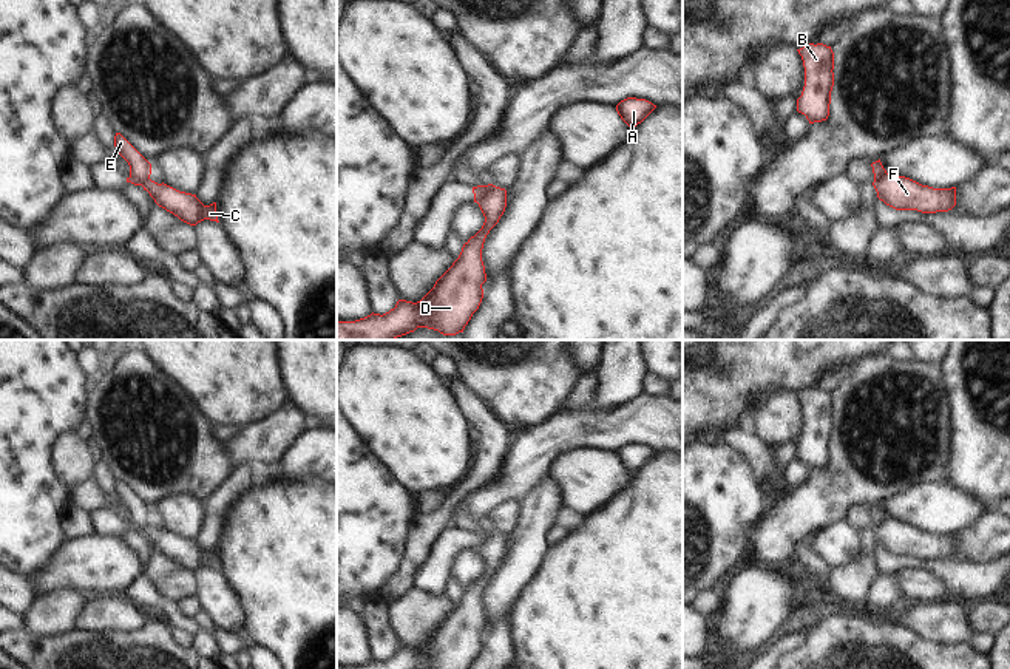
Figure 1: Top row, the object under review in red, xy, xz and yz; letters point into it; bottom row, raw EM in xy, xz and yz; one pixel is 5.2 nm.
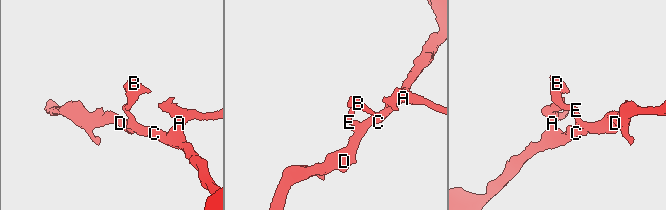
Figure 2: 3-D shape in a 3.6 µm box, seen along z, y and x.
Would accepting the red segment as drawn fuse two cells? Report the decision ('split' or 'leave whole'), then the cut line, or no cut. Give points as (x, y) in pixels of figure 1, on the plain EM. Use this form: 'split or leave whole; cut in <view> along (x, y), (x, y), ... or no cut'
split; cut in xz along (493, 532), (477, 549)

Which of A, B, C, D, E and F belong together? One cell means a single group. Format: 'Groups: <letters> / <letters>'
Groups: A C D F / B E.

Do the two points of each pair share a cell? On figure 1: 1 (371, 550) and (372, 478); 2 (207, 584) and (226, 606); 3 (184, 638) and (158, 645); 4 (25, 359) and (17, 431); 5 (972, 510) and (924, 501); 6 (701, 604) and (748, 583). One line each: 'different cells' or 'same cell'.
1: same cell
2: same cell
3: different cells
4: same cell
5: same cell
6: different cells

